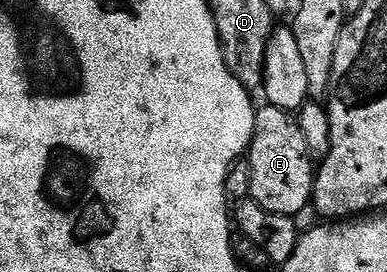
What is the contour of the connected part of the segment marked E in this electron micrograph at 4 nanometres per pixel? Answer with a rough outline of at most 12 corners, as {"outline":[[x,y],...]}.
{"outline":[[257,111],[249,198],[294,215],[315,163],[296,118]]}

